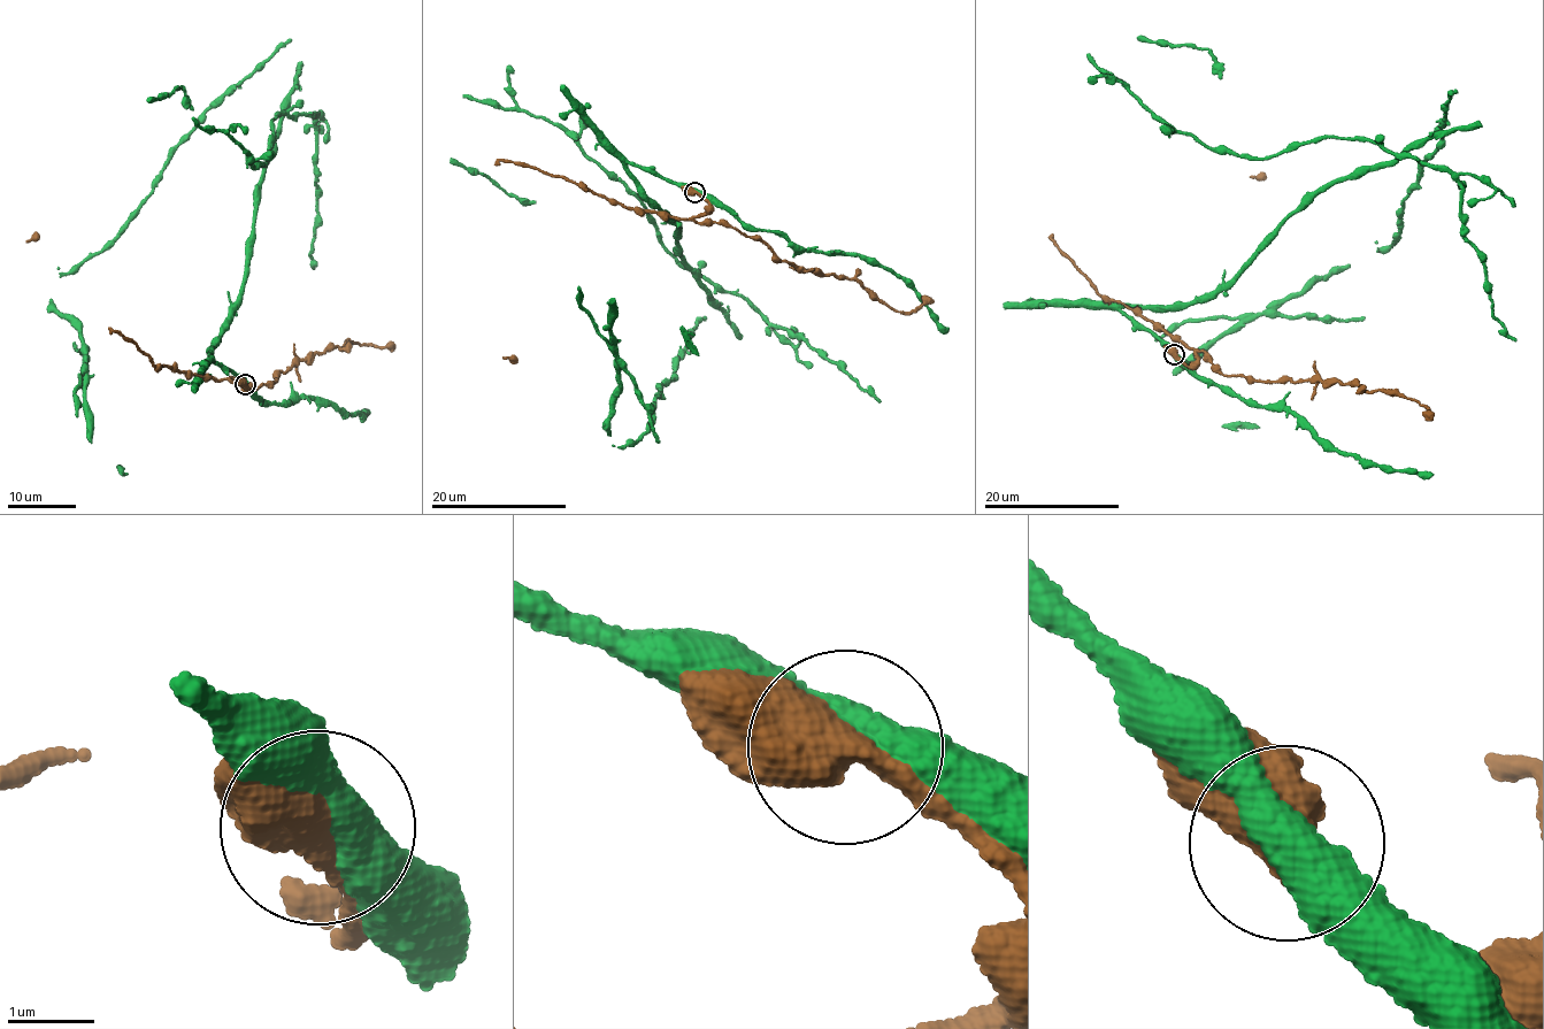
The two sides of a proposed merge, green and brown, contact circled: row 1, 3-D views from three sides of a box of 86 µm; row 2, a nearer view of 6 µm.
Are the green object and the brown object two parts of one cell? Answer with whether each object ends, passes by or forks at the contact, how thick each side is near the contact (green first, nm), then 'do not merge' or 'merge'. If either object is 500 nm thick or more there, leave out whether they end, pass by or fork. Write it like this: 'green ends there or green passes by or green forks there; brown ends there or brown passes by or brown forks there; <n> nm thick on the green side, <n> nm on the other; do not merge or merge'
460 nm thick on the green side, 500 nm on the other; merge

